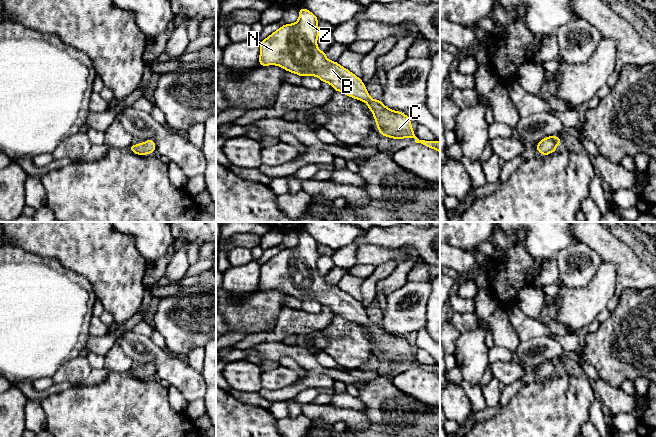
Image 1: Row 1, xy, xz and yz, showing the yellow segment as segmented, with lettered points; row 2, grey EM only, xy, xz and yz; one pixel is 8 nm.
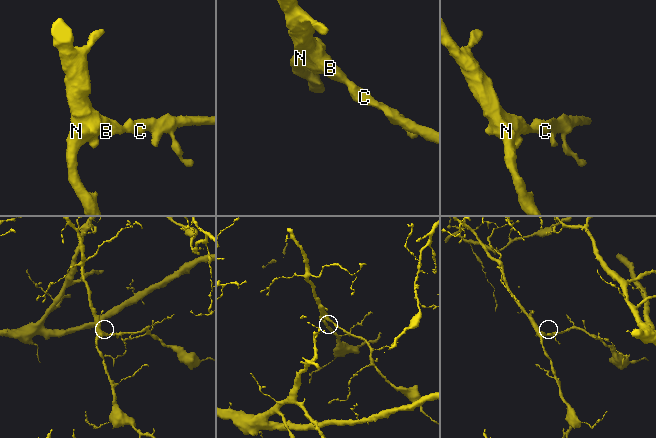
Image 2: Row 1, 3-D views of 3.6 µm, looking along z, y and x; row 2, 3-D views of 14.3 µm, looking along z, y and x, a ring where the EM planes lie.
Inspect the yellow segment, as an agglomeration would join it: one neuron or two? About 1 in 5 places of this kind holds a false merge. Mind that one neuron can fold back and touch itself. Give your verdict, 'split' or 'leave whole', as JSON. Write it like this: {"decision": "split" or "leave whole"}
{"decision": "leave whole"}

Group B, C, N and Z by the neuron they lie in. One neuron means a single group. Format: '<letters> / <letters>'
B C N Z

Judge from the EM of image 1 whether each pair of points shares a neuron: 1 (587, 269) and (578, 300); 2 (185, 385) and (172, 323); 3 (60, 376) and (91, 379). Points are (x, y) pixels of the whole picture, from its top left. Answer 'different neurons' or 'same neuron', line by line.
1: different neurons
2: different neurons
3: same neuron

